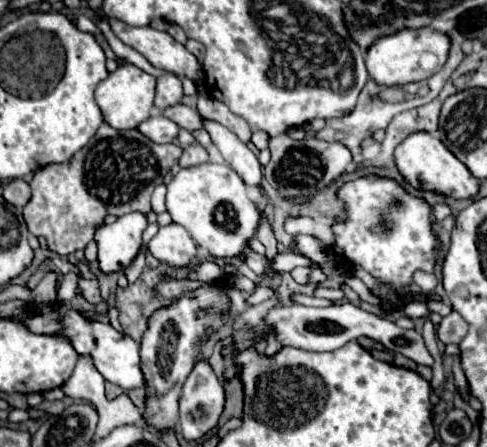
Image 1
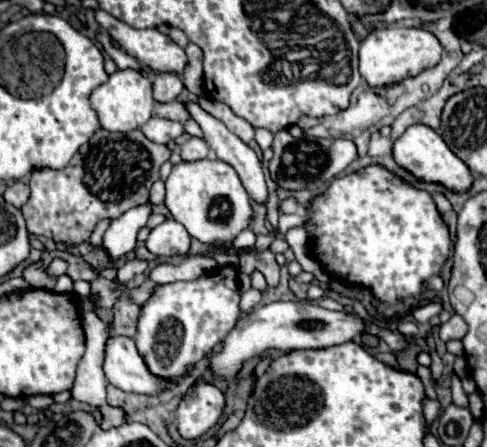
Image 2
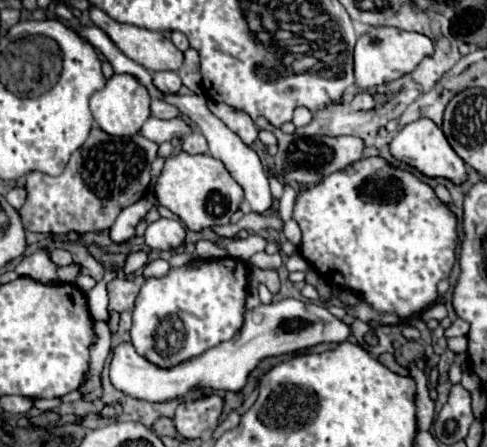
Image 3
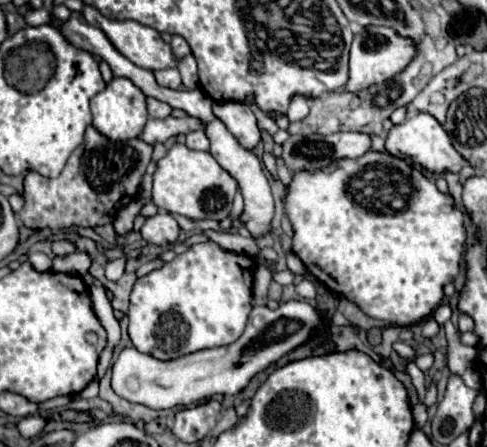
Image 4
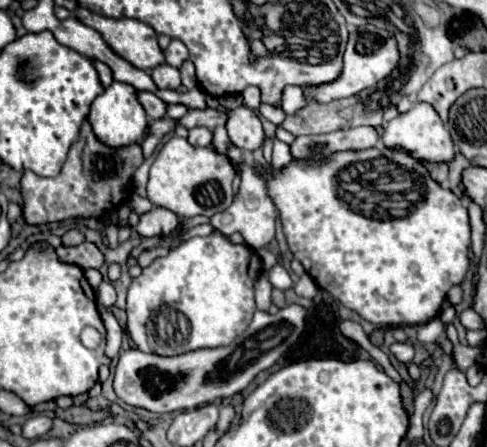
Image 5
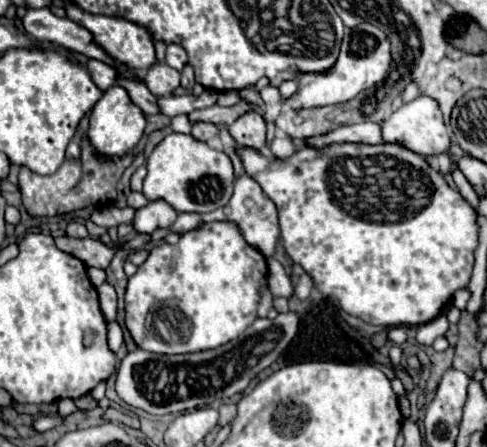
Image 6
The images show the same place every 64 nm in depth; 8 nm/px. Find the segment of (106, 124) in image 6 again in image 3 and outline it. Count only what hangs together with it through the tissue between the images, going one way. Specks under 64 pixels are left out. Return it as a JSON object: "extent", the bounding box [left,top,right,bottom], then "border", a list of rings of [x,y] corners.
{"extent":[90,74,152,136],"border":[[[114,74],[102,90],[96,90],[92,94],[90,110],[94,114],[94,120],[104,132],[112,136],[132,136],[140,132],[142,124],[150,118],[150,102],[152,102],[152,96],[148,96],[148,88],[144,88],[136,80],[136,76]]]}

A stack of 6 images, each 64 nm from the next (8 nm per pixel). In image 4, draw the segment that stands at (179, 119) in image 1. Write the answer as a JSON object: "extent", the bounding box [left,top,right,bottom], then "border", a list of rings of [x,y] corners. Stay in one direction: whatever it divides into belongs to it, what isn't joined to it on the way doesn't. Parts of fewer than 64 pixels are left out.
{"extent":[146,98,172,118],"border":[[[146,98],[146,102],[148,102],[150,118],[168,118],[172,114],[172,108],[168,104],[156,100],[156,98]]]}

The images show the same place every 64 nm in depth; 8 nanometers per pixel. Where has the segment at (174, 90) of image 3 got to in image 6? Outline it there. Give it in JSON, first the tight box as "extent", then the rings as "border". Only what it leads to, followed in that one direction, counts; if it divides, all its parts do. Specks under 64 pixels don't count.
{"extent":[144,62,180,96],"border":[[[156,62],[144,76],[148,90],[156,96],[168,96],[180,86],[180,72],[164,62]]]}

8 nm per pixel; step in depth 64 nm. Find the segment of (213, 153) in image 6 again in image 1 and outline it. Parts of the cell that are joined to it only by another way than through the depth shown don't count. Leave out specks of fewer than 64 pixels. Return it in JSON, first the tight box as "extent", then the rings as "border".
{"extent":[166,162,268,274],"border":[[[206,162],[194,168],[180,170],[168,184],[166,208],[172,220],[184,226],[198,246],[208,250],[218,260],[244,256],[250,270],[264,274],[268,258],[250,248],[252,238],[256,238],[260,214],[256,204],[246,194],[246,184],[234,172],[230,164]]]}

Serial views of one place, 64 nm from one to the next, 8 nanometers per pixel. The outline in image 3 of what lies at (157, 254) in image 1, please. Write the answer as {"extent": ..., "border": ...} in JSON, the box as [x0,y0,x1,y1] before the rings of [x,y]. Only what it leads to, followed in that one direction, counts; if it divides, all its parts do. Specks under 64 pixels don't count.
{"extent":[144,218,186,252],"border":[[[160,218],[158,222],[146,228],[144,240],[150,250],[158,250],[158,252],[168,252],[170,248],[176,250],[182,248],[186,242],[186,228],[180,220]]]}

